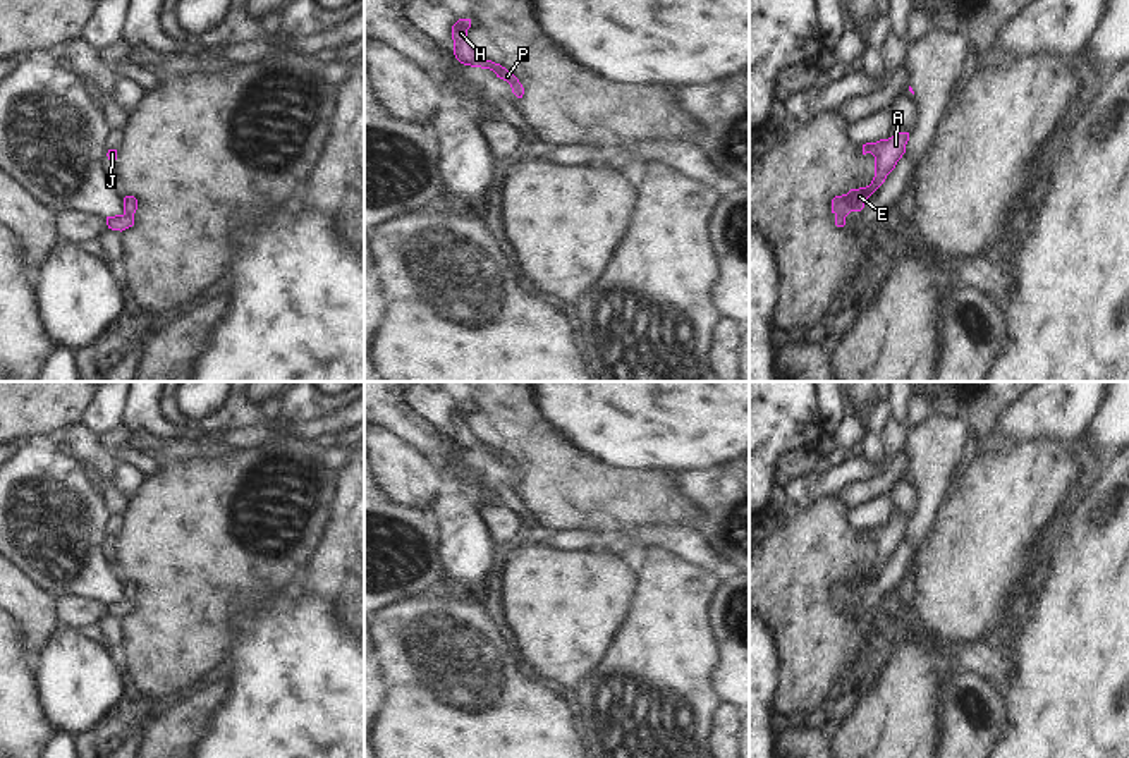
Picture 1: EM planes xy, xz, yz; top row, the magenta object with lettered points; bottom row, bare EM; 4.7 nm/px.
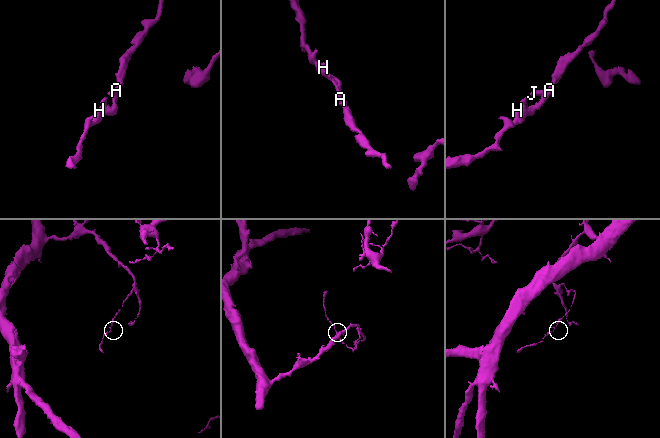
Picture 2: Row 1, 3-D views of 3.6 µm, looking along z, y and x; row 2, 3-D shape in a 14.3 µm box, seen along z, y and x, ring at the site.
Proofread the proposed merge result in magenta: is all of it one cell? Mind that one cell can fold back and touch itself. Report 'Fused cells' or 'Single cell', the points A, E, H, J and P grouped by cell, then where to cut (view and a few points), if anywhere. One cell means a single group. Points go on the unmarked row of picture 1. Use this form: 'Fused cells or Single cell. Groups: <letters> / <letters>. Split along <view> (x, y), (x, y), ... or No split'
Single cell. Groups: A E H J P. No split.

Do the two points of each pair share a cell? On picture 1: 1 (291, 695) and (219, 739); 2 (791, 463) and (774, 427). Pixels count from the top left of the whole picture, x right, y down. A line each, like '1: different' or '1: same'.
1: same
2: different

